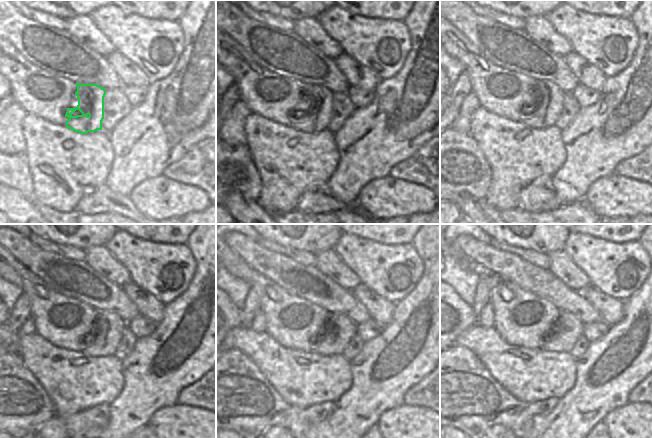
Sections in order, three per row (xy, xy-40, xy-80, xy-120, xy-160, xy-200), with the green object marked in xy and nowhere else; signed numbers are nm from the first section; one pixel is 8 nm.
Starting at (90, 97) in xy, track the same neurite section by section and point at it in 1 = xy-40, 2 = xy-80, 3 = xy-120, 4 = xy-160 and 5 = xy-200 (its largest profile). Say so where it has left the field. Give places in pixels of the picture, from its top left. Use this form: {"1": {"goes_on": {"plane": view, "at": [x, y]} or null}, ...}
{"1": {"goes_on": {"plane": "xy-40", "at": [320, 121]}}, "2": {"goes_on": {"plane": "xy-80", "at": [547, 90]}}, "3": {"goes_on": {"plane": "xy-120", "at": [110, 332]}}, "4": {"goes_on": {"plane": "xy-160", "at": [338, 331]}}, "5": {"goes_on": {"plane": "xy-200", "at": [562, 338]}}}

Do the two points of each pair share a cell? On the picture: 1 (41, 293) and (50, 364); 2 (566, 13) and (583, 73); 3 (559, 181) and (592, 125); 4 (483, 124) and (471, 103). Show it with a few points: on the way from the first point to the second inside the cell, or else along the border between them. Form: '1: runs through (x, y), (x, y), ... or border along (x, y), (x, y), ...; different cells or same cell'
1: border along (35, 332), (55, 345), (68, 350); different cells
2: border along (572, 51), (598, 68); different cells
3: runs through (573, 167), (594, 146), (594, 139); same cell
4: border along (480, 106), (470, 119), (469, 133); different cells

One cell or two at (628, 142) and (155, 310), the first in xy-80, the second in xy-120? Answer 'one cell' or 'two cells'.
two cells

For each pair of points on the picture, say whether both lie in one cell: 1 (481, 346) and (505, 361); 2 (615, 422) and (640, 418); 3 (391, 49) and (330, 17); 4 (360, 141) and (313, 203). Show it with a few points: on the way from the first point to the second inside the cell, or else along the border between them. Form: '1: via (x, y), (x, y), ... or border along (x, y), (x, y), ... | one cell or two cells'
1: via (487, 346), (499, 357) | one cell
2: via (621, 422), (634, 422) | one cell
3: via (376, 43), (365, 40), (345, 28) | one cell
4: border along (327, 182), (330, 190), (342, 202) | two cells

